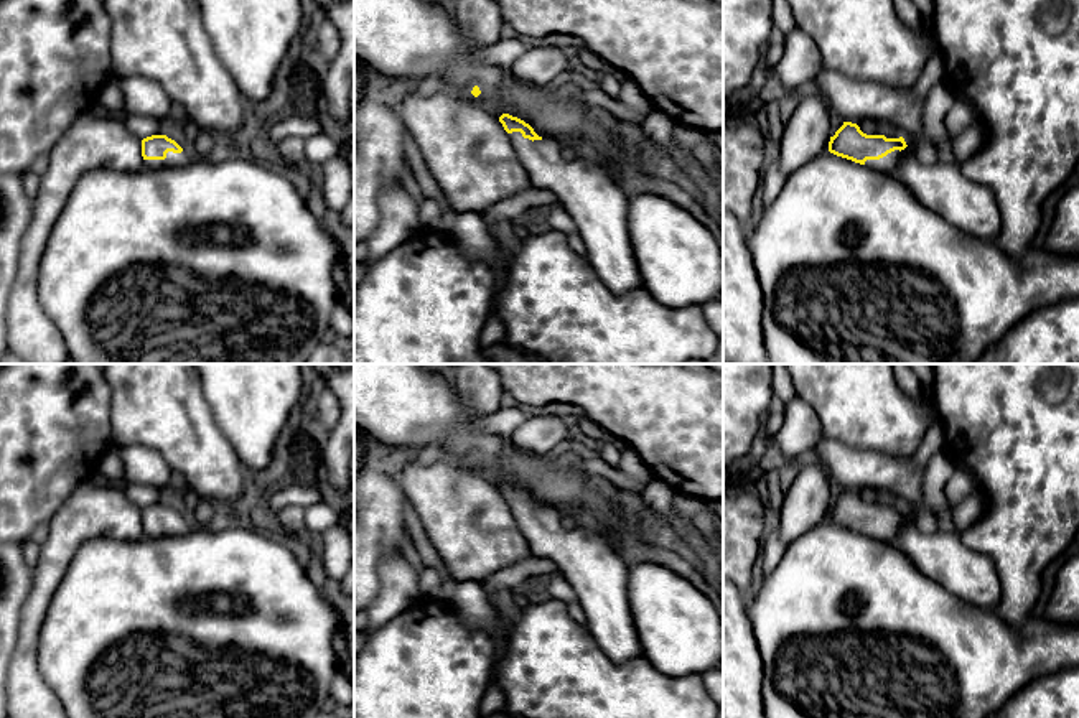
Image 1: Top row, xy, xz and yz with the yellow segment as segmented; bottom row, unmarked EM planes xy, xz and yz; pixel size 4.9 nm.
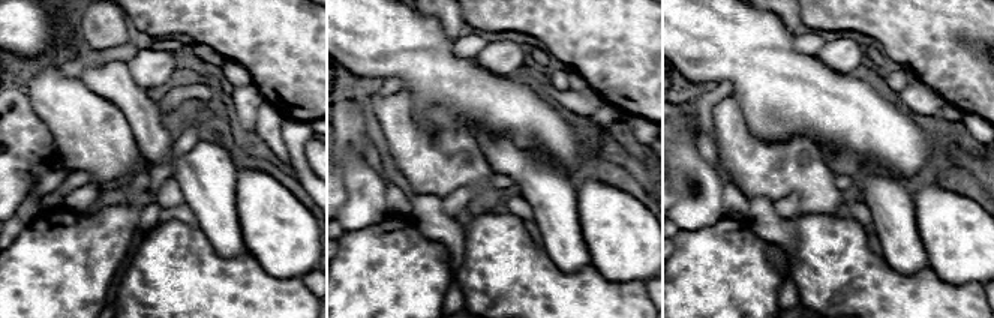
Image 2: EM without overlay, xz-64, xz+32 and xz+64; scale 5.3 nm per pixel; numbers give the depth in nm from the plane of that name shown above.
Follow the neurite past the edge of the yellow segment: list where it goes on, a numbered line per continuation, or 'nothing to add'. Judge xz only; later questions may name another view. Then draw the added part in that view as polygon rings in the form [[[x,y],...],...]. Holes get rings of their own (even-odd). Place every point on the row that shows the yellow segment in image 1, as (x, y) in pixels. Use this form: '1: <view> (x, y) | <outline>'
1: xz (593, 198) | [[[507,133],[530,178],[532,188],[547,189],[578,227],[586,260],[616,295],[642,287],[628,232],[628,196],[621,181],[596,160],[567,161],[552,138],[529,140]]]

